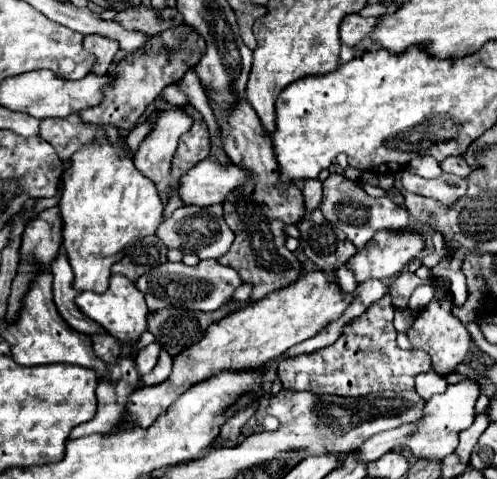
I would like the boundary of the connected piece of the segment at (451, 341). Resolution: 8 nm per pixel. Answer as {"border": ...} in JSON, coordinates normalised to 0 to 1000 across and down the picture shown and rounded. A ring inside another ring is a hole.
{"border":[[[895,618],[887,626],[867,626],[851,647],[843,647],[843,656],[835,660],[835,672],[819,689],[827,722],[839,727],[839,731],[855,731],[871,752],[871,772],[887,785],[899,785],[899,781],[915,777],[920,760],[928,760],[936,752],[936,743],[948,727],[944,693],[928,676],[928,668],[911,660],[907,635],[911,635],[907,618]]]}

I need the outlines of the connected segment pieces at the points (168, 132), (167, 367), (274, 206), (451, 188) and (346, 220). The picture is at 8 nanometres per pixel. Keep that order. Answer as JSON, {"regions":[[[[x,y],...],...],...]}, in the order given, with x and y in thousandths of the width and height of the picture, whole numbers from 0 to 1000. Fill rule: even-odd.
{"regions":[[[[356,221],[356,225],[344,225],[344,230],[320,234],[316,255],[312,255],[304,280],[284,296],[280,313],[276,313],[272,326],[268,326],[268,338],[272,338],[272,347],[280,351],[280,359],[288,359],[296,372],[304,372],[304,376],[312,380],[316,397],[320,397],[324,405],[332,405],[332,409],[340,405],[340,392],[360,397],[360,380],[340,367],[340,355],[344,355],[344,330],[348,330],[348,322],[352,322],[352,313],[356,313],[360,284],[372,280],[372,276],[384,267],[384,259],[388,259],[388,246],[372,234],[372,225],[376,225],[376,221]]],[[[326,729],[324,739],[320,739],[320,752],[316,752],[316,764],[312,764],[296,785],[288,785],[288,789],[284,789],[284,797],[288,797],[292,806],[324,802],[328,793],[336,793],[336,789],[340,789],[340,781],[344,781],[344,764],[348,764],[344,743]]],[[[489,209],[489,217],[481,217],[465,242],[457,242],[449,271],[449,301],[461,330],[473,347],[505,359],[505,380],[493,380],[469,397],[449,422],[453,463],[473,484],[473,501],[465,522],[445,534],[441,547],[473,559],[485,576],[485,589],[509,597],[505,626],[525,626],[537,614],[565,605],[606,580],[610,555],[573,514],[573,472],[598,468],[614,451],[614,422],[606,397],[590,380],[565,380],[549,301],[541,284],[533,288],[533,267],[525,263],[521,242],[497,217],[497,209]]],[[[819,355],[811,359],[811,384],[827,401],[839,401],[847,409],[891,422],[891,430],[911,430],[924,413],[936,409],[936,397],[940,397],[940,376],[936,372],[887,363],[883,372],[855,376],[855,372],[835,367]]],[[[666,363],[650,380],[650,413],[646,413],[646,443],[658,451],[666,468],[686,476],[698,497],[726,522],[759,480],[787,480],[807,484],[823,472],[823,443],[799,426],[791,426],[783,413],[746,413],[718,380],[698,376],[686,363]],[[718,476],[730,476],[730,484],[718,484]]]]}

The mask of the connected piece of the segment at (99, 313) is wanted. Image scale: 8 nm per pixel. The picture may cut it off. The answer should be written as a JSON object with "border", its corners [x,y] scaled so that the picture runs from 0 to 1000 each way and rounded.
{"border":[[[227,572],[215,610],[207,614],[191,614],[191,610],[163,610],[151,622],[151,639],[187,672],[195,672],[199,681],[207,681],[219,697],[227,697],[231,706],[239,706],[247,714],[247,727],[256,727],[256,714],[276,710],[292,689],[296,689],[296,639],[292,639],[292,618],[284,605],[276,605],[276,597],[256,585],[256,576],[247,572]]]}

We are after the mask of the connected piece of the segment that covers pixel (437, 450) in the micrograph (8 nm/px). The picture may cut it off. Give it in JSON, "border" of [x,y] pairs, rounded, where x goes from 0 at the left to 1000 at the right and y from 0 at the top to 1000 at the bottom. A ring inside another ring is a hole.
{"border":[[[932,793],[915,806],[903,806],[891,823],[875,823],[867,835],[855,839],[851,873],[835,883],[813,885],[801,894],[755,906],[746,919],[734,919],[714,944],[722,960],[751,965],[787,939],[823,935],[843,956],[895,956],[915,944],[924,927],[924,902],[944,894],[956,877],[956,839],[968,823],[964,793]]]}

